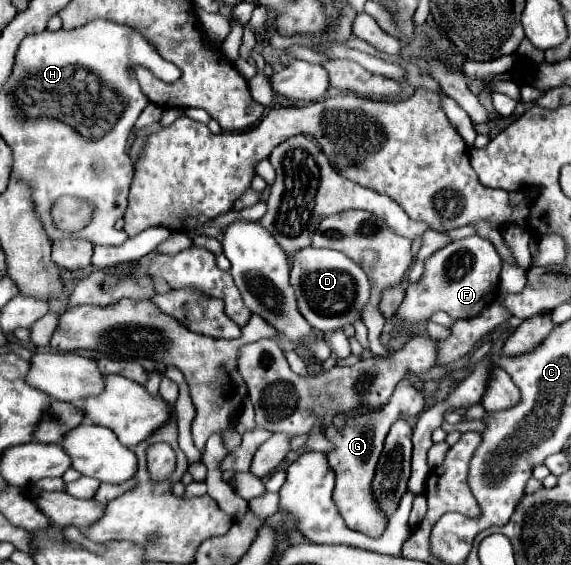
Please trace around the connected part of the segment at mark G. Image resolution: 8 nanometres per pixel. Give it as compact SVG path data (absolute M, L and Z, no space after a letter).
M401 379L395 387L395 393L391 401L377 411L365 413L365 415L353 415L347 417L347 423L343 431L339 431L335 425L323 427L327 439L335 443L335 451L327 453L329 465L335 469L337 485L335 485L335 505L345 519L349 529L357 529L369 537L381 537L381 533L387 527L387 519L379 509L375 509L375 501L371 501L371 477L375 475L377 459L383 451L383 441L391 429L391 425L401 417L417 417L425 409L425 397L423 393L409 381Z

